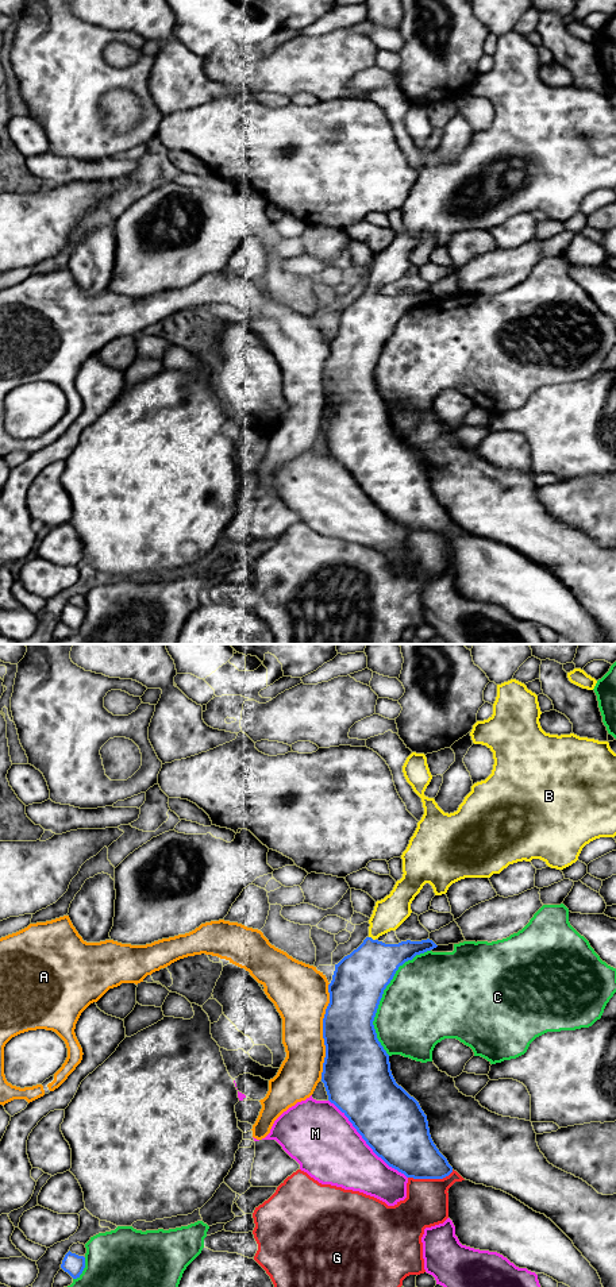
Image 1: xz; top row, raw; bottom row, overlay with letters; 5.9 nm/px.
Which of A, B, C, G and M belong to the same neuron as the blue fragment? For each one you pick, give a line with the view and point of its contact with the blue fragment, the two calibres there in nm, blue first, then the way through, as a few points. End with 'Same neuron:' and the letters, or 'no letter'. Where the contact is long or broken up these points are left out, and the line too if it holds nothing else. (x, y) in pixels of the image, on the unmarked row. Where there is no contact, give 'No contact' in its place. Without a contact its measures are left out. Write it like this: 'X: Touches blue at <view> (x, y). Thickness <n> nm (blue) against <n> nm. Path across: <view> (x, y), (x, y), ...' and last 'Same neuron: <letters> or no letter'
B: Touches blue at xz (370, 289). Thickness 320 nm (blue) against 190 nm. Path across: xz (360, 330), (370, 319), (370, 289), (389, 265)
Same neuron: B

